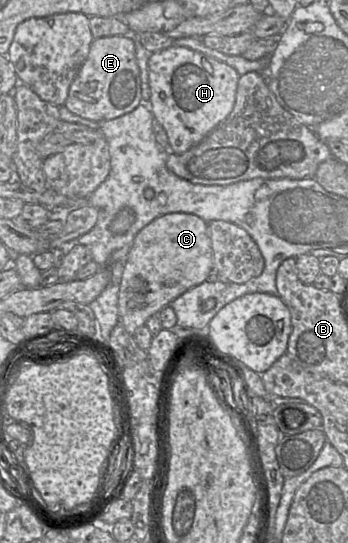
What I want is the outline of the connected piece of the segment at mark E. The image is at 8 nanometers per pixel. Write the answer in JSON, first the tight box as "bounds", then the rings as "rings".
{"bounds":[64,33,140,122],"rings":[[[131,33],[94,39],[87,58],[70,85],[64,106],[82,118],[102,122],[125,115],[140,103],[140,70]]]}

